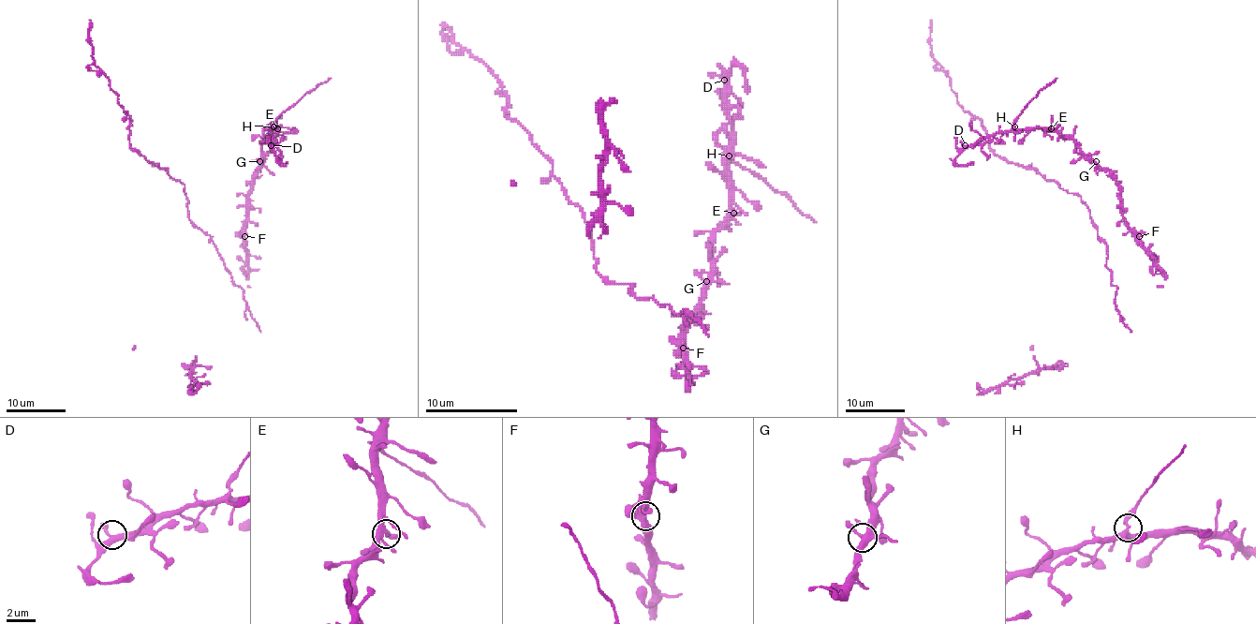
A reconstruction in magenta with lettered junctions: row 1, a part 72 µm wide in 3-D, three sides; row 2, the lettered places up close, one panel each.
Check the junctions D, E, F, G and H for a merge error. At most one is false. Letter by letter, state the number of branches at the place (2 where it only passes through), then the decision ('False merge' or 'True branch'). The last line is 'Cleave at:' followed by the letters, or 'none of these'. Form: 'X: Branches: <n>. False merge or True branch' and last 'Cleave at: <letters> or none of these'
D: Branches: 3. True branch
E: Branches: 4. True branch
F: Branches: 4. True branch
G: Branches: 4. True branch
H: Branches: 4. False merge
Cleave at: H

